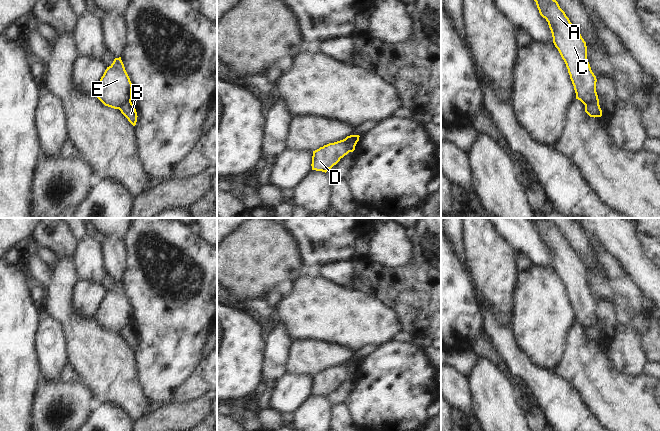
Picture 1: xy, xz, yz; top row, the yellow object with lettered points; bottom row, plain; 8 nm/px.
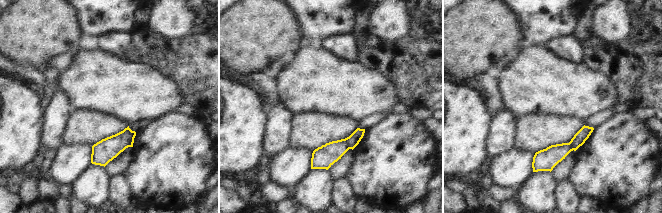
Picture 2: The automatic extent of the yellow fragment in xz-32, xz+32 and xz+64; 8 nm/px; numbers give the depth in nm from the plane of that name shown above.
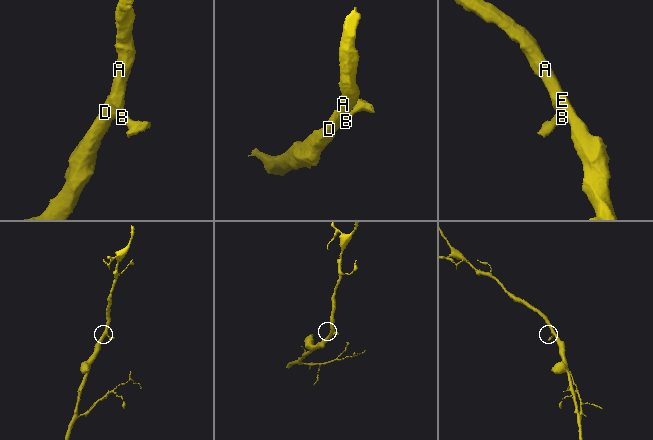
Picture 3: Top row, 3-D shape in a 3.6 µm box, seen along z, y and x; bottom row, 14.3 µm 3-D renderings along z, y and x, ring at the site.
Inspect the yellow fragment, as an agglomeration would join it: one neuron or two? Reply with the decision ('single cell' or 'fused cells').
fused cells

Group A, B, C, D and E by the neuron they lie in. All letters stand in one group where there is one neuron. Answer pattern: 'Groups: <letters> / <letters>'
Groups: A C D E / B.

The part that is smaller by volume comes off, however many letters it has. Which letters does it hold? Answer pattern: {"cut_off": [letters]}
{"cut_off": ["B"]}

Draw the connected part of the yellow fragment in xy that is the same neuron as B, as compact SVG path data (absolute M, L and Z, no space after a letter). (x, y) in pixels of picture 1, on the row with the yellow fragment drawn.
M126 102L119 110L133 126L136 125L138 116L132 102Z

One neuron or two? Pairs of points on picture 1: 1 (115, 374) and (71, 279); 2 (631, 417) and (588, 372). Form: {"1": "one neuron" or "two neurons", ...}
{"1": "one neuron", "2": "one neuron"}

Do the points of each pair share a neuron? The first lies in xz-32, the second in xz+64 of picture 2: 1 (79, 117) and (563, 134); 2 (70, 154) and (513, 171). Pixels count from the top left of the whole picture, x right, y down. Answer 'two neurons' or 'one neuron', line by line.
1: one neuron
2: one neuron

